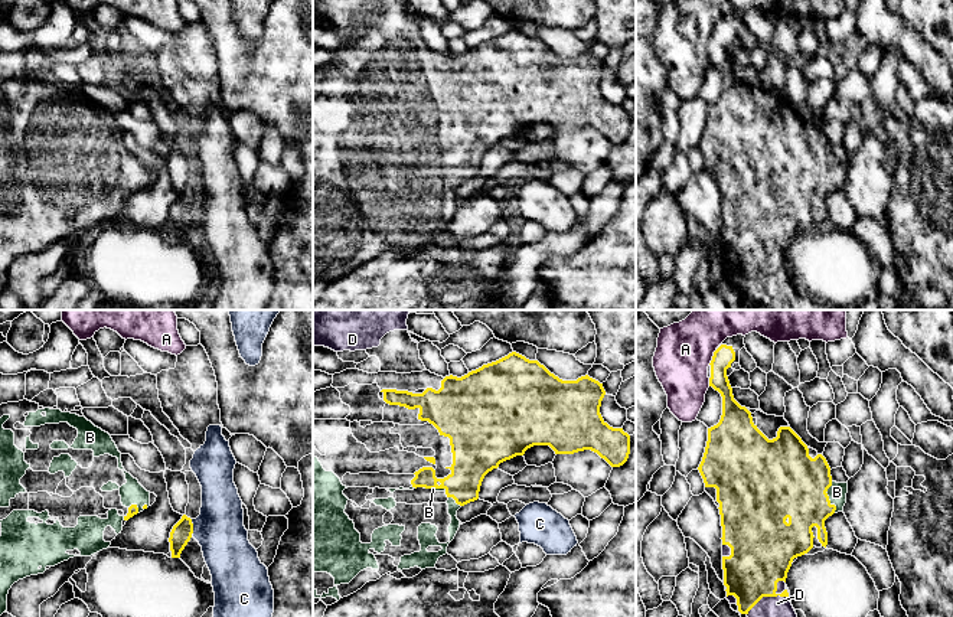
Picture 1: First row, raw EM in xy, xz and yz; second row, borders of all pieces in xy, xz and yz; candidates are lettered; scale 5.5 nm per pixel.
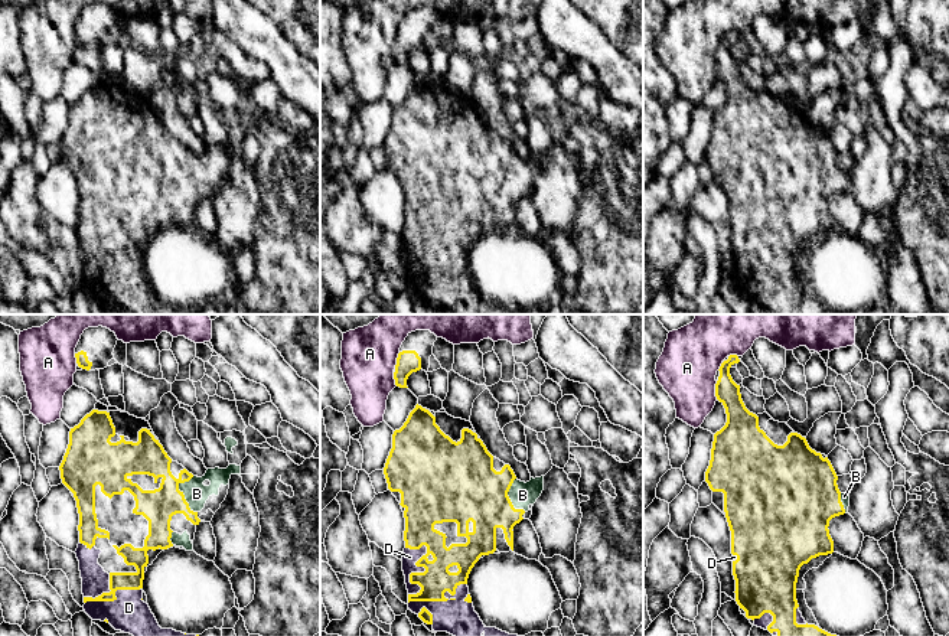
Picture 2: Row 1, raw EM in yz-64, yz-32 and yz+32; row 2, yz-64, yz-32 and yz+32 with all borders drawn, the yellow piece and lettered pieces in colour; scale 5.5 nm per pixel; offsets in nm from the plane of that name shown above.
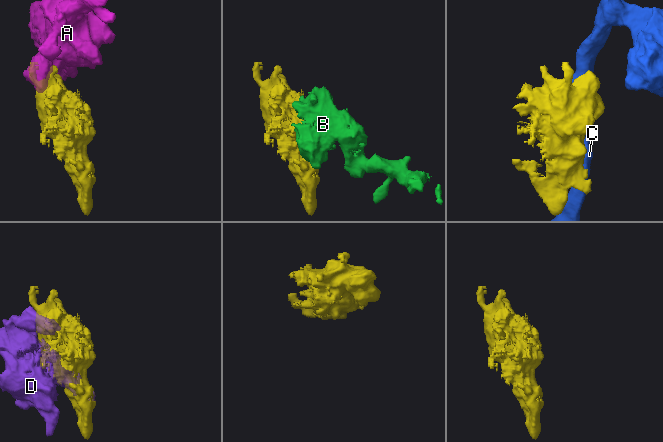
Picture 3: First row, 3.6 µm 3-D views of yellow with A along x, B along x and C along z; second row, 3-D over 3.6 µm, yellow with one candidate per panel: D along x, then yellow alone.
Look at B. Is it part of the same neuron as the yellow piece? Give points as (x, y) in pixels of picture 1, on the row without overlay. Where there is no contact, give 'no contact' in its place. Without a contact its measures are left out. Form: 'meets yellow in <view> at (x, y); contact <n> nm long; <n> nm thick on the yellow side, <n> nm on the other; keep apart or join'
meets yellow in yz at (828, 175); contact 180 nm long; 400 nm thick on the yellow side, 100 nm on the other; join

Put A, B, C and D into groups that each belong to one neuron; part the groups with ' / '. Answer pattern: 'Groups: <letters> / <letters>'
Groups: A / B D / C

